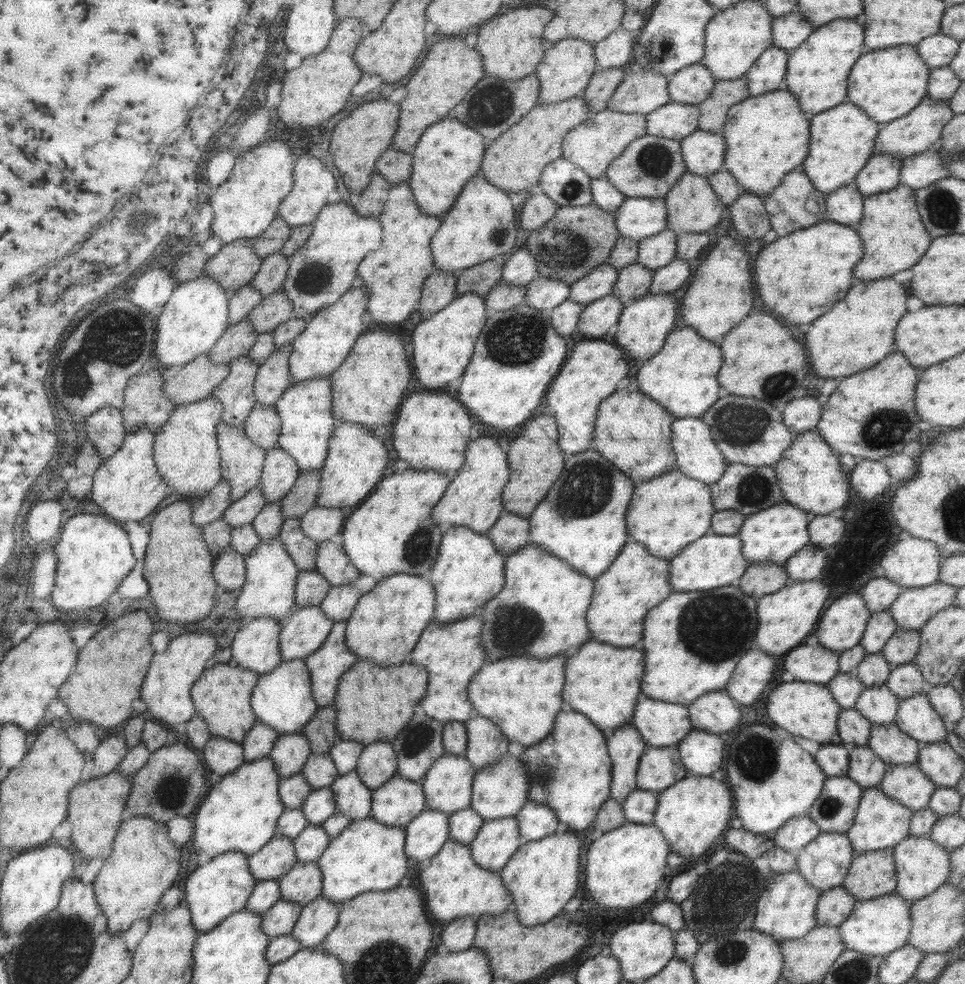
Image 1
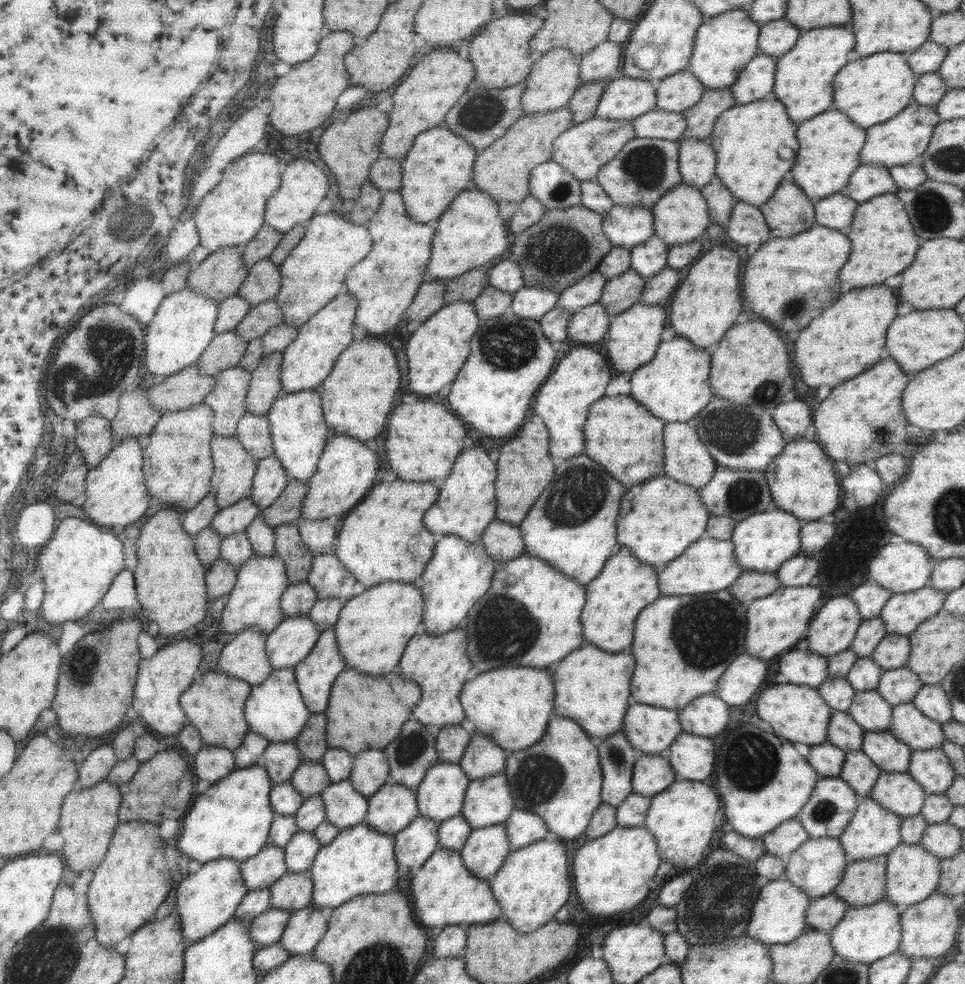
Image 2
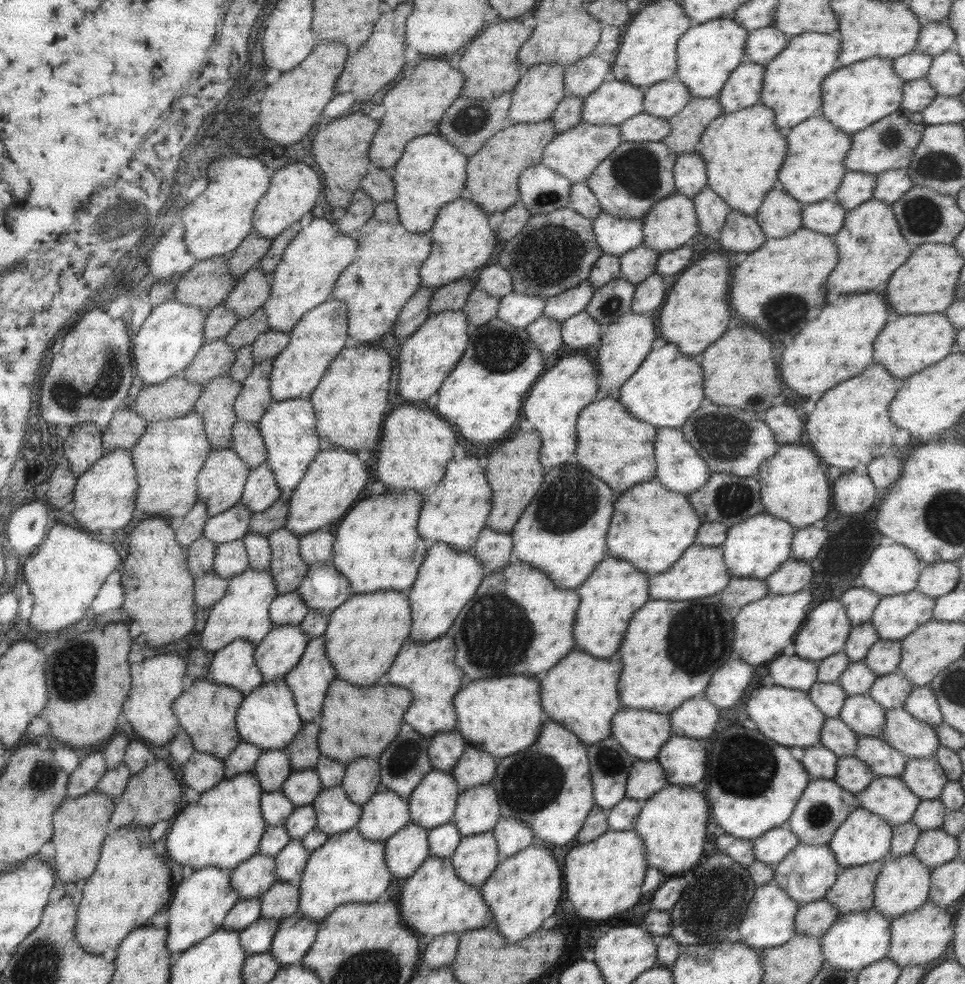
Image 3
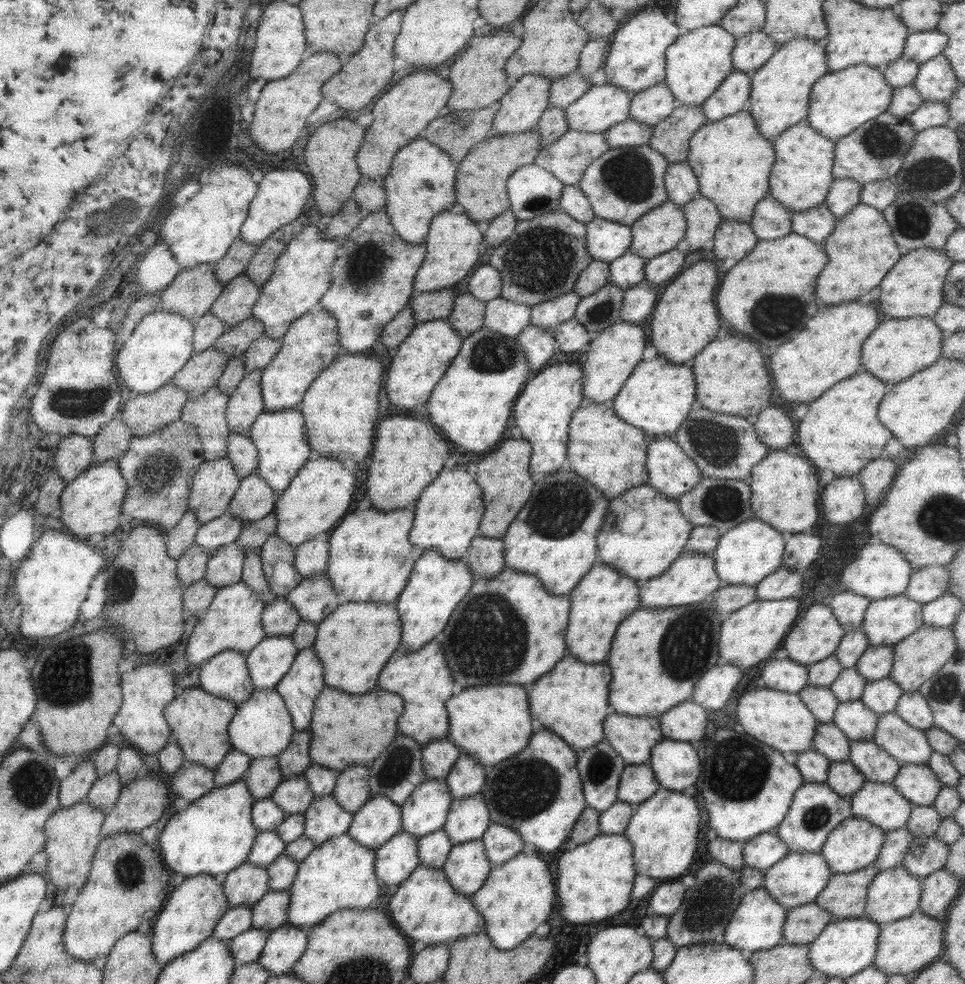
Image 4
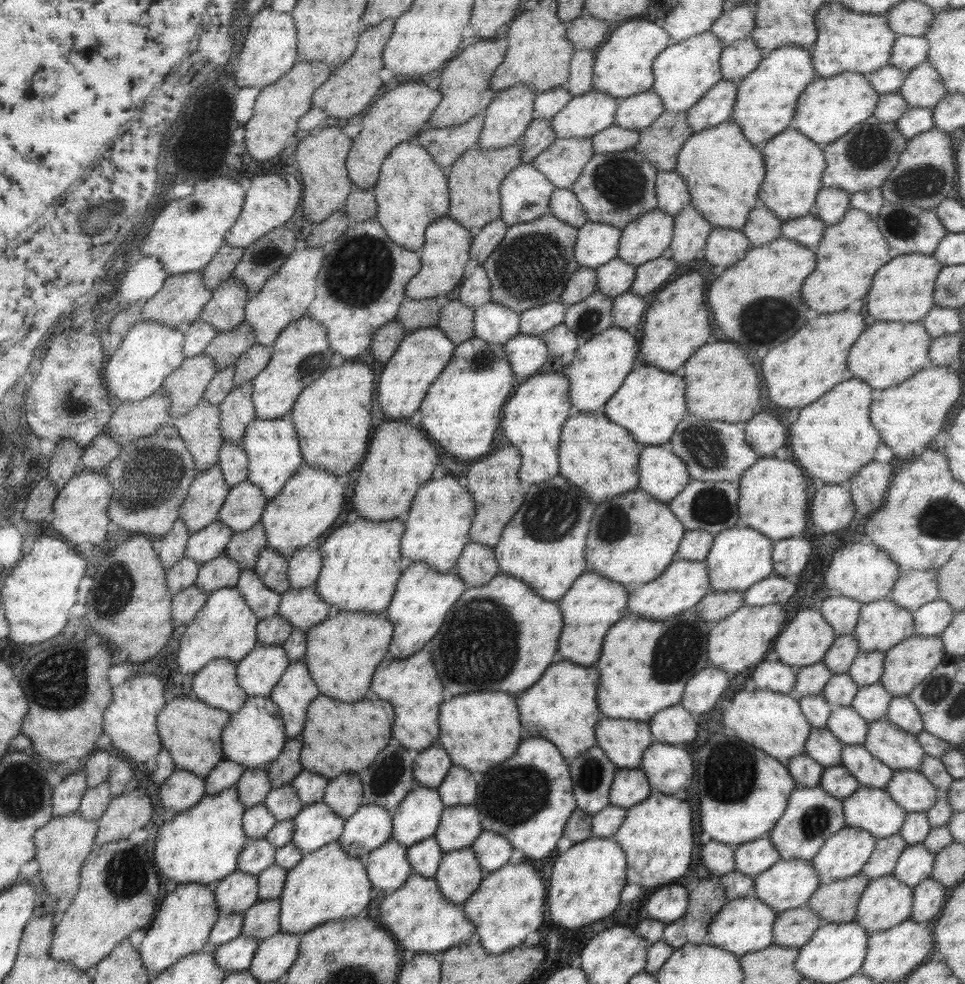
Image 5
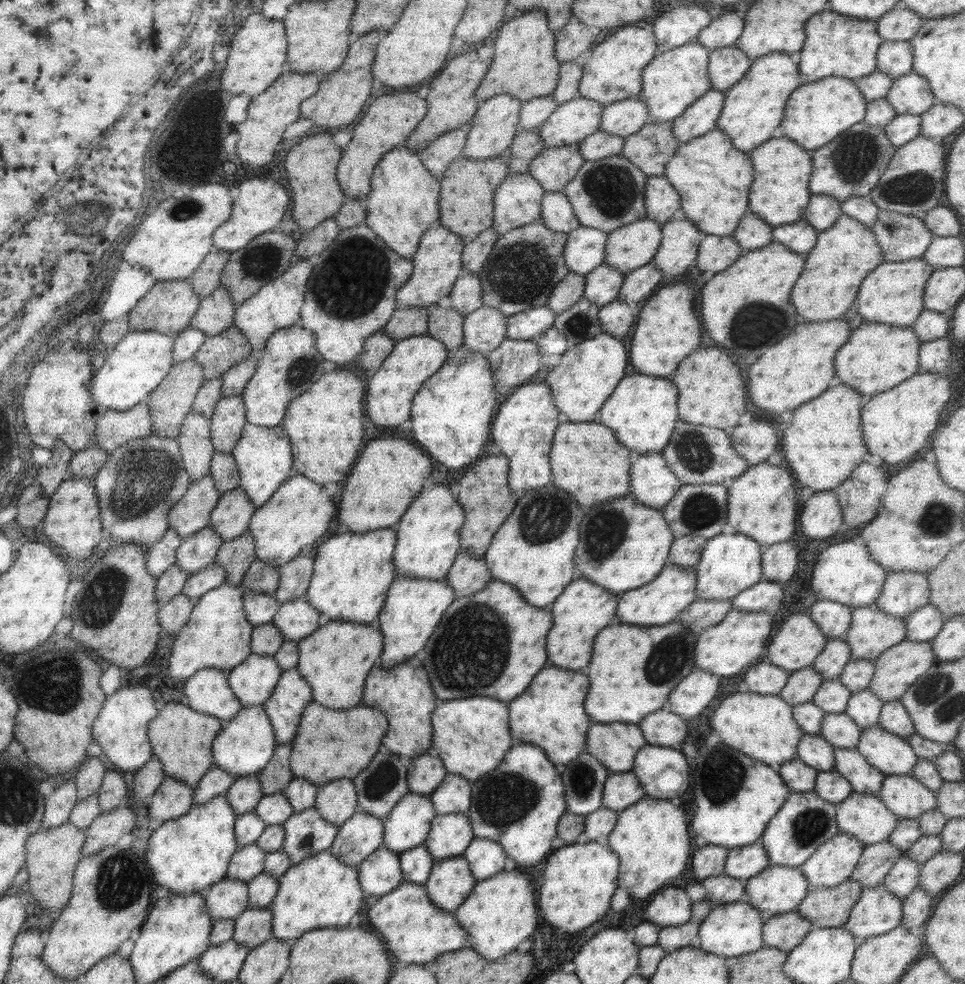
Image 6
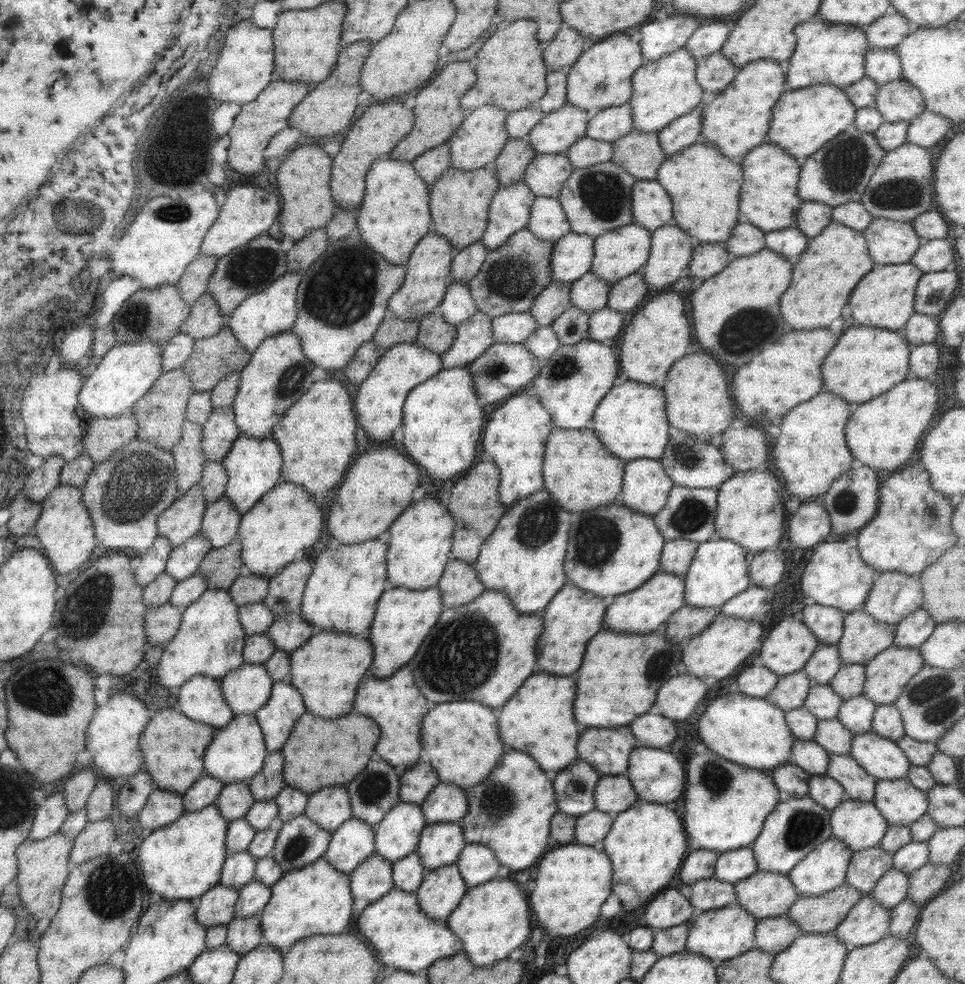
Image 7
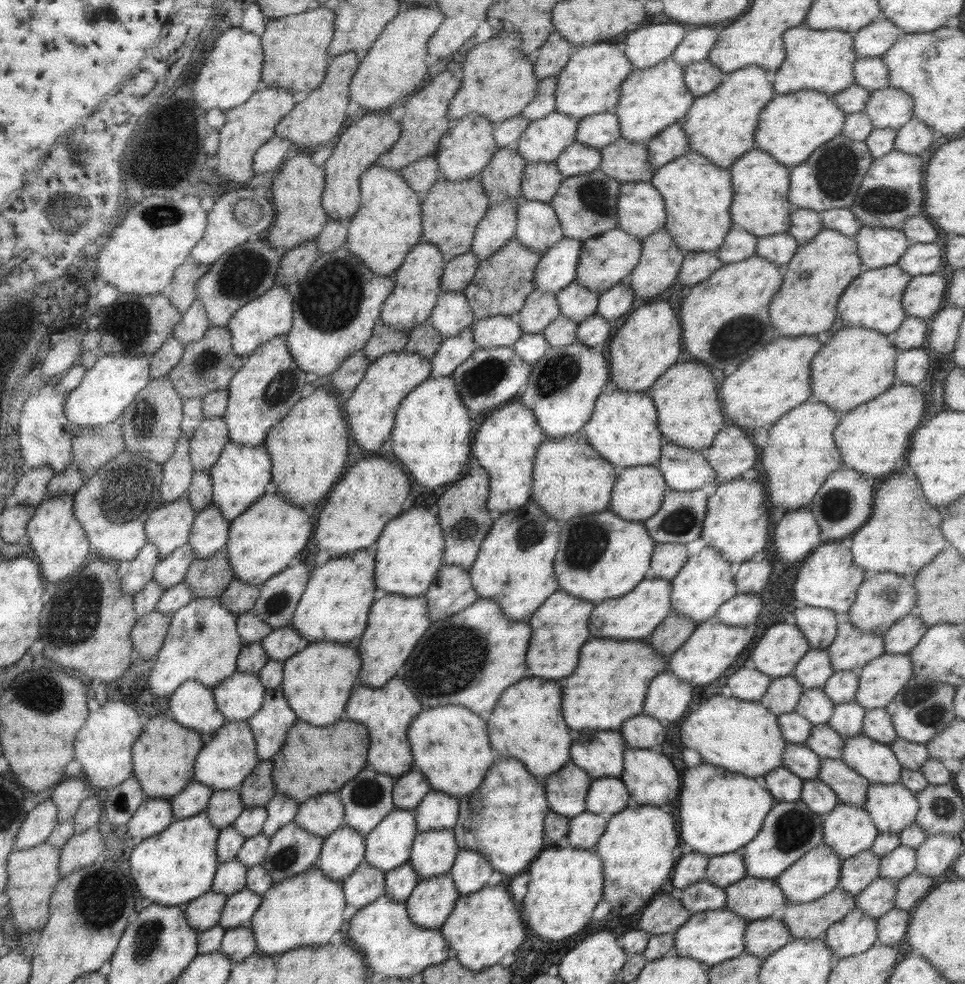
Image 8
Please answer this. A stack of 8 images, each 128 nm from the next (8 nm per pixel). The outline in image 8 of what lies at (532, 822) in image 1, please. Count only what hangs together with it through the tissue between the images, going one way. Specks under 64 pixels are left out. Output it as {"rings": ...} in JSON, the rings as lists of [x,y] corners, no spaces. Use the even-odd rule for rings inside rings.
{"rings":[[[458,850],[447,873],[457,894],[467,896],[481,890],[492,872],[491,864],[479,852]]]}

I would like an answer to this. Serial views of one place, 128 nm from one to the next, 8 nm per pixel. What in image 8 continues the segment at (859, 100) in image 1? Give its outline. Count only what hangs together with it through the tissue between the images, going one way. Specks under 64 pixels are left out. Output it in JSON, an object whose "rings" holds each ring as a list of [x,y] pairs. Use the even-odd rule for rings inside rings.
{"rings":[[[805,90],[774,95],[761,108],[753,133],[753,147],[769,154],[777,164],[789,169],[803,162],[818,146],[839,135],[845,116],[833,104],[833,98],[821,92]]]}

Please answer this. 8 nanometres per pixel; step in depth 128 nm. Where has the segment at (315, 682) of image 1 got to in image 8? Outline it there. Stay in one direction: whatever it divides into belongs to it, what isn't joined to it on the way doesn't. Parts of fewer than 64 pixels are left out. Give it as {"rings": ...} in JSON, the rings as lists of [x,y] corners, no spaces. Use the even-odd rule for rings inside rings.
{"rings":[[[279,688],[265,689],[260,708],[245,720],[249,730],[251,730],[251,736],[255,740],[255,754],[257,754],[259,761],[270,760],[281,750],[281,746],[284,745],[286,739],[287,729],[296,720],[293,710],[289,709],[284,702],[281,690]]]}

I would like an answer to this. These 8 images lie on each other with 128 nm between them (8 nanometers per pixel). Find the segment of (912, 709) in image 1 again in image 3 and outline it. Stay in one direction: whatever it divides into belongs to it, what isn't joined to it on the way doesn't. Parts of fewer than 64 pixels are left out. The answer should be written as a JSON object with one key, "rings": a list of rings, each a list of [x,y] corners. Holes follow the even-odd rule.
{"rings":[[[902,707],[884,712],[881,739],[909,759],[932,756],[939,746],[934,727],[913,719]]]}

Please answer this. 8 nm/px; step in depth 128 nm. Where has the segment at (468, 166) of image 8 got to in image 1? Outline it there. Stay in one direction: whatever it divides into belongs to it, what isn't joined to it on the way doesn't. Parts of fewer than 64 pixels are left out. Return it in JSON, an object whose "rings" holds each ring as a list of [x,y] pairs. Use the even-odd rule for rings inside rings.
{"rings":[[[563,38],[550,46],[546,45],[545,52],[533,72],[538,83],[537,104],[552,105],[553,102],[579,96],[594,72],[593,44],[577,38]]]}

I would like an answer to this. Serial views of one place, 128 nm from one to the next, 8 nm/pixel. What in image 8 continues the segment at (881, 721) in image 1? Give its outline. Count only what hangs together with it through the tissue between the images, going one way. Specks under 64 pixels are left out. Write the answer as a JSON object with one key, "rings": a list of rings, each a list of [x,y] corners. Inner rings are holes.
{"rings":[[[817,724],[812,725],[811,732],[807,735],[803,745],[813,750],[819,759],[837,760],[840,758],[844,742],[845,738],[839,736],[835,730],[831,730],[826,724]]]}

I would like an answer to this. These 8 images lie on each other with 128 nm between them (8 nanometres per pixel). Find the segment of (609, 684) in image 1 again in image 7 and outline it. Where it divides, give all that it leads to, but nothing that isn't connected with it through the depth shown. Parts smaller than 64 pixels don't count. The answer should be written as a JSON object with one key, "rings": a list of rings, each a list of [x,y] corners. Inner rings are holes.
{"rings":[[[538,671],[533,676],[529,675],[517,688],[517,692],[501,706],[501,710],[496,712],[497,736],[504,746],[504,753],[517,750],[527,754],[537,762],[550,781],[575,761],[578,758],[575,745],[580,733],[571,718],[573,694],[575,688],[573,680],[569,678],[549,676]]]}

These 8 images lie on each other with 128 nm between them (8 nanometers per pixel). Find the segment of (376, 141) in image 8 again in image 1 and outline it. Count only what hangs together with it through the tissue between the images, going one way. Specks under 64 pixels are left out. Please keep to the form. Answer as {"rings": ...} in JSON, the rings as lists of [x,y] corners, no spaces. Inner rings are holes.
{"rings":[[[447,37],[437,44],[433,43],[404,86],[407,94],[398,103],[399,118],[397,129],[391,137],[390,148],[410,154],[425,128],[445,118],[483,75],[481,56],[475,49],[457,40],[457,37]]]}

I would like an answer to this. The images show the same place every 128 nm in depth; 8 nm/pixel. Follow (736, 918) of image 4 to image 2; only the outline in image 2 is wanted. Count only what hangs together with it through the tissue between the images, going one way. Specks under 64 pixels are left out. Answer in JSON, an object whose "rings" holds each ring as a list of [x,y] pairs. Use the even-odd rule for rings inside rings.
{"rings":[[[784,878],[767,881],[753,903],[744,935],[766,945],[784,945],[793,941],[808,930],[804,922],[804,912],[809,900],[807,894],[803,894]]]}

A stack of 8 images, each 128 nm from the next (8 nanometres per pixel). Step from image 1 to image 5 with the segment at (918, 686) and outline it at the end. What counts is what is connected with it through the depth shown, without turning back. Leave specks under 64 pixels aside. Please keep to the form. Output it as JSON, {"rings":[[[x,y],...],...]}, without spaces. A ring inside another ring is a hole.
{"rings":[[[877,682],[859,687],[850,707],[851,710],[855,710],[857,716],[862,717],[867,723],[883,721],[891,697],[893,696]]]}

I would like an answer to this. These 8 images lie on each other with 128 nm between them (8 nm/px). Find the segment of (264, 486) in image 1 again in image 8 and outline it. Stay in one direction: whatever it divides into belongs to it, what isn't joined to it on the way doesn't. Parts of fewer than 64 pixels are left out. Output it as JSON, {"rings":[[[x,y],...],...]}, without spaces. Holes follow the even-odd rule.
{"rings":[[[212,506],[196,512],[186,541],[191,546],[193,558],[203,560],[220,551],[227,542],[229,522],[221,518],[219,510]]]}

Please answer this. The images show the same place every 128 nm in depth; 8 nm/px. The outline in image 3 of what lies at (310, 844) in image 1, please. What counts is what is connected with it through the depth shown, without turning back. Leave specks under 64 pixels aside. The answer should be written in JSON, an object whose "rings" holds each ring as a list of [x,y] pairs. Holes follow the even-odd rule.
{"rings":[[[289,840],[273,857],[276,882],[287,882],[287,884],[298,886],[307,857],[309,852],[301,846],[300,840]]]}

